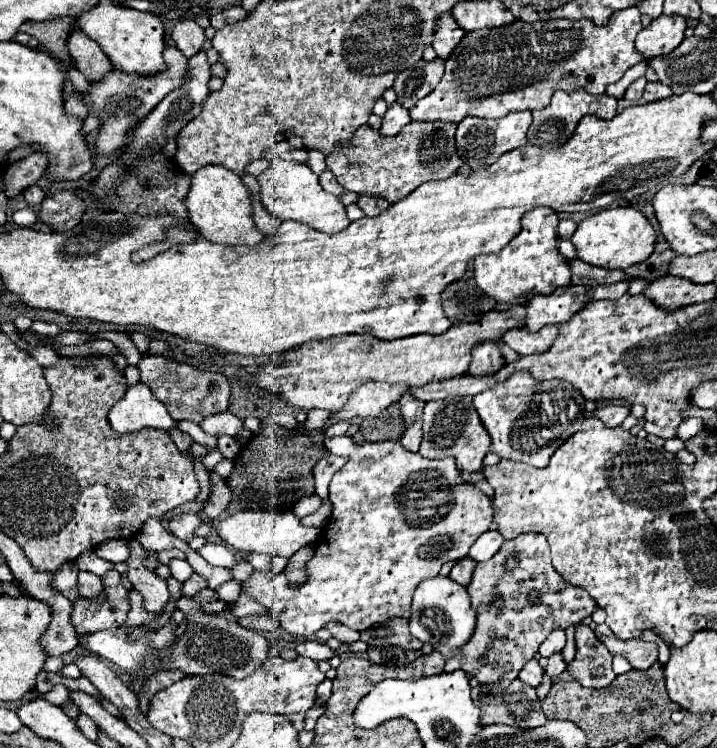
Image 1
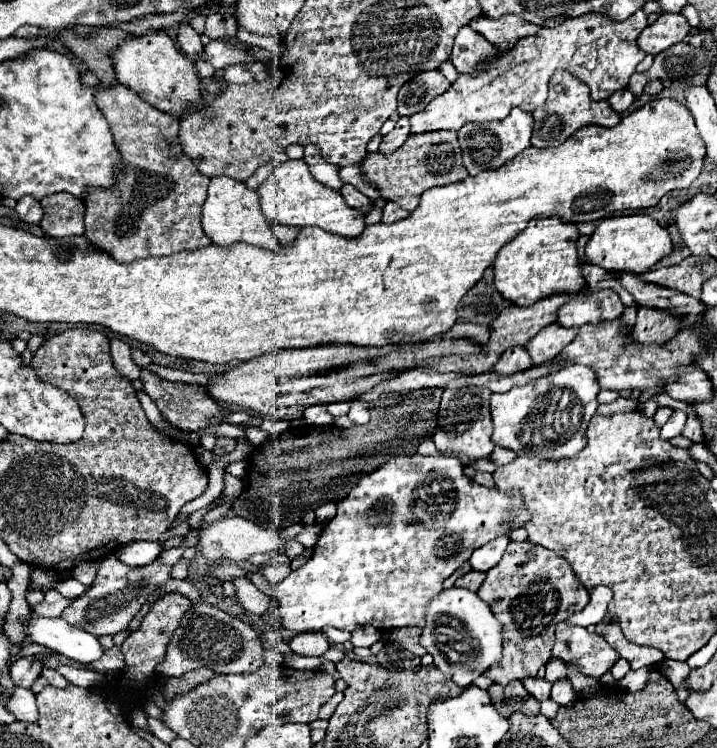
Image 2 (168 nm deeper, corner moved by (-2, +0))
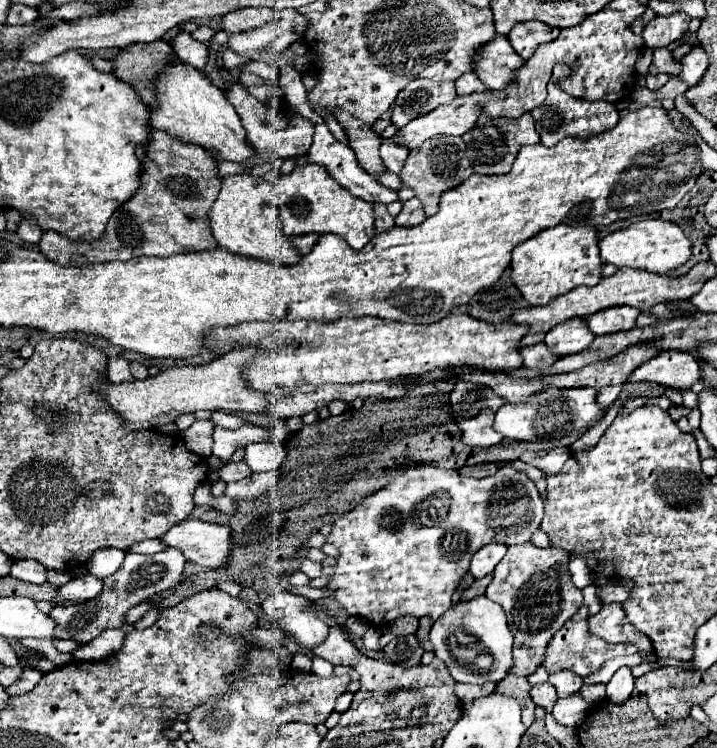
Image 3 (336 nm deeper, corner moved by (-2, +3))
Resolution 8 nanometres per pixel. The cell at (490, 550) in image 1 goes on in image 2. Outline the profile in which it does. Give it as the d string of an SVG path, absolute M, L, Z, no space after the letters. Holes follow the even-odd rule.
M502 535L502 537L498 537L498 539L486 543L484 547L478 547L478 549L472 553L472 557L470 557L472 569L476 569L476 571L488 571L490 567L494 567L494 565L500 561L500 557L504 555L504 549L506 549L508 541L510 541L510 539L508 539L506 535Z

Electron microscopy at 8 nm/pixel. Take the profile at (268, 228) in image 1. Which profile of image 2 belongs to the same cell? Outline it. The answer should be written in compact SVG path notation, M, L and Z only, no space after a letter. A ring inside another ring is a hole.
M272 225L272 231L276 233L280 245L286 245L286 243L290 245L290 243L296 239L300 227L290 227L290 225Z

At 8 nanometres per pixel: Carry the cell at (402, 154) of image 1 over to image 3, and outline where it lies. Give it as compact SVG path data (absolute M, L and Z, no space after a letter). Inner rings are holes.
M436 136L436 138L430 138L428 142L424 142L420 148L410 152L410 156L402 168L400 178L402 178L404 186L412 188L416 192L416 198L422 200L424 212L428 216L434 216L438 212L440 196L446 190L460 186L472 174L474 174L474 170L470 166L468 156L466 156L466 148L464 148L462 138L458 138L458 136Z

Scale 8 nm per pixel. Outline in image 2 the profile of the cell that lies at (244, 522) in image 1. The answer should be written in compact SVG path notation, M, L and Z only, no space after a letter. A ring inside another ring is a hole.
M224 517L224 519L218 519L216 523L210 523L206 525L204 529L198 529L198 549L204 553L204 557L208 557L210 561L218 561L218 559L228 559L228 561L234 561L234 563L240 563L240 561L246 561L250 555L254 553L272 553L276 551L280 545L286 545L286 557L294 559L298 557L302 551L304 551L304 545L292 537L292 539L282 539L280 535L282 531L280 529L262 529L260 525L252 523L252 521L246 521L242 517Z

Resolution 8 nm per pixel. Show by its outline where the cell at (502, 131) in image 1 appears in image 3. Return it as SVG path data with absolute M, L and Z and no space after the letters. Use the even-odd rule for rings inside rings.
M524 114L518 120L506 120L506 118L490 118L490 116L478 116L478 122L472 130L468 130L462 140L466 142L466 154L474 166L476 174L506 174L510 172L516 154L526 144L538 144L538 132L534 128L534 118L530 114Z

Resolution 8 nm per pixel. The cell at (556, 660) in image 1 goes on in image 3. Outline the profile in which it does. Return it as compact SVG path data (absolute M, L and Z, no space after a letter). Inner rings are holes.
M572 694L572 696L560 698L560 700L556 702L552 716L554 716L556 722L562 724L562 726L578 728L578 726L586 720L588 710L590 710L588 704L586 704L578 694Z

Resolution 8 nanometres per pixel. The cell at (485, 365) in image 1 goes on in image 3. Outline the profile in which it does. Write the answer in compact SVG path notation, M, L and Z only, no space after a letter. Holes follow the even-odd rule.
M544 344L526 346L520 350L520 354L524 356L524 368L548 368L560 358L558 354L548 350Z

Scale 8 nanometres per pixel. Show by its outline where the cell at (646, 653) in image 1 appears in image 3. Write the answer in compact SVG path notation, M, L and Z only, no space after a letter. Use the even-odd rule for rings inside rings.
M604 604L598 614L588 618L588 630L590 634L606 642L614 642L614 644L630 642L636 644L640 652L652 650L650 638L646 638L646 634L636 632L632 628L632 622L626 618L622 604Z

